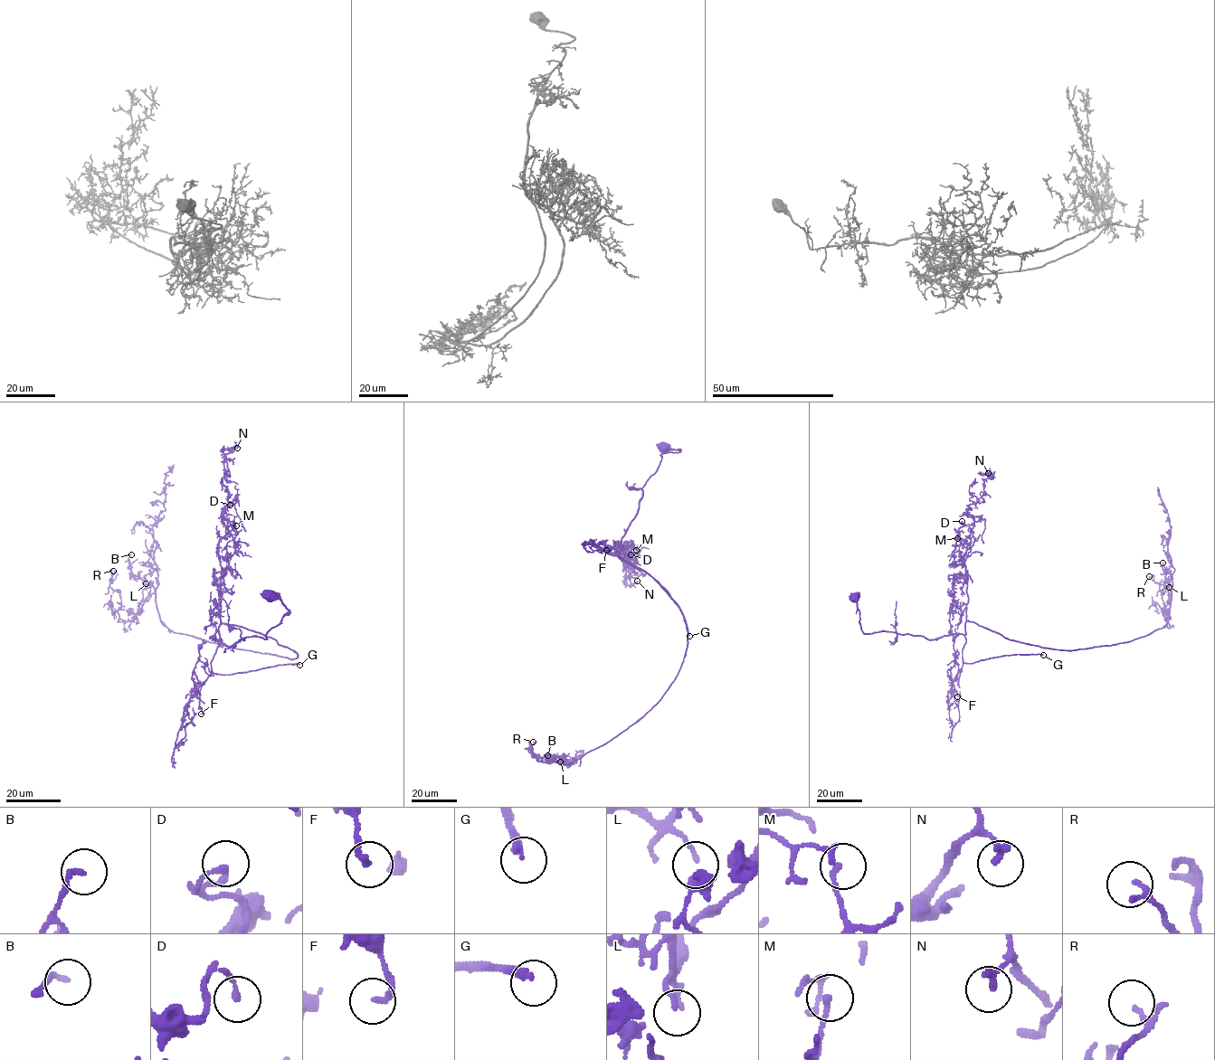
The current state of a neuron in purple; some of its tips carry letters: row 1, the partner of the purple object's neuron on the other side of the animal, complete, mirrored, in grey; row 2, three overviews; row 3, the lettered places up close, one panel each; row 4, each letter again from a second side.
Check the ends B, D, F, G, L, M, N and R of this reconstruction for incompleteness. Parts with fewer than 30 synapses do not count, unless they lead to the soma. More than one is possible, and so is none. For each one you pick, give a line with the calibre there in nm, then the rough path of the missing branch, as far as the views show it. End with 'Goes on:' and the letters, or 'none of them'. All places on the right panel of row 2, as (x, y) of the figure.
G: calibre 280 nm; course (1043, 655), (1094, 658), (1122, 656), (1172, 644), (1171, 631), (1172, 643), (1169, 657), (1160, 647), (1144, 610)
Goes on: G

